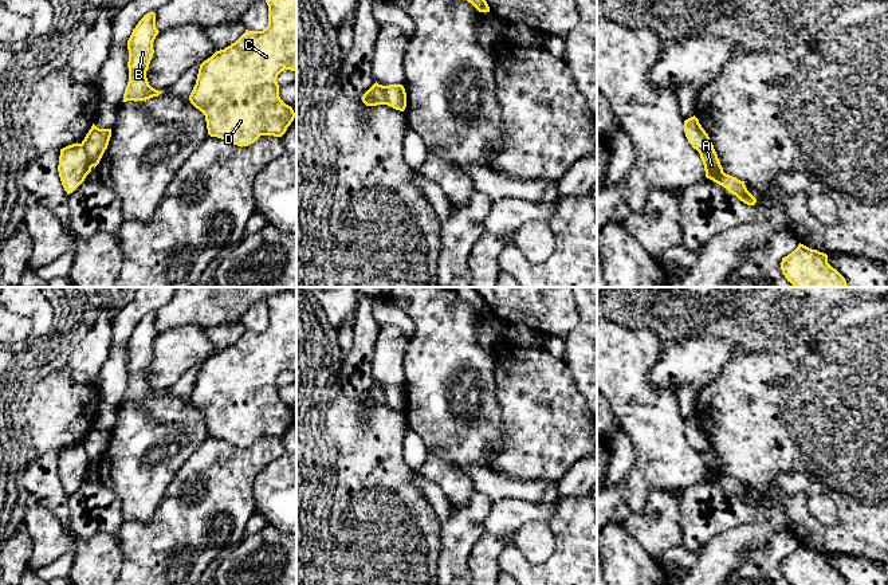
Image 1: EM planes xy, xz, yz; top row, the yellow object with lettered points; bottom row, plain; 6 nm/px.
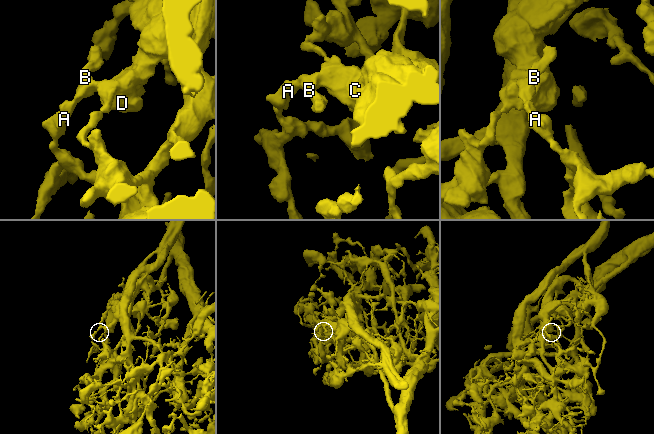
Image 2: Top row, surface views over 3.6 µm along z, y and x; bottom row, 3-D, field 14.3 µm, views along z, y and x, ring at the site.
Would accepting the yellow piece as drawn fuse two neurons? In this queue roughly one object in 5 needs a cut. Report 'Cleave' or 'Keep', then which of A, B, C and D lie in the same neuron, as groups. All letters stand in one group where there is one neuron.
Cleave. Groups: A / B C D

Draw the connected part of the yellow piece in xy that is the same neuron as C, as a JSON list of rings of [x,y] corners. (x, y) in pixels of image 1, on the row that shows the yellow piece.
[[[266,0],[266,3],[268,25],[263,31],[245,30],[235,43],[204,60],[189,95],[190,103],[205,115],[208,134],[237,146],[248,146],[260,136],[282,137],[295,118],[292,107],[279,97],[276,79],[284,70],[296,71],[296,0]]]

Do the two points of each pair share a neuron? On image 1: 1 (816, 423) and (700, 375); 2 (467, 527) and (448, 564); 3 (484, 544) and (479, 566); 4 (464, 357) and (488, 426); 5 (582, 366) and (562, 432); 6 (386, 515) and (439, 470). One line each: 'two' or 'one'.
1: two
2: one
3: one
4: one
5: two
6: two

